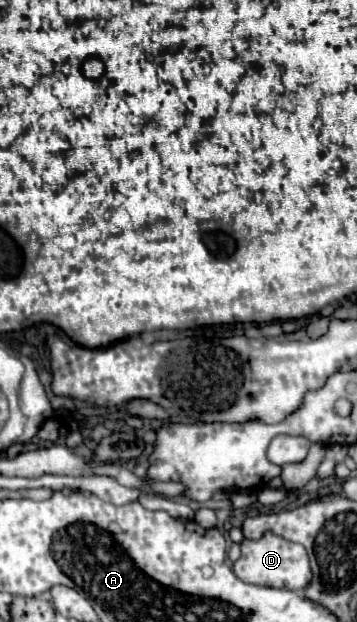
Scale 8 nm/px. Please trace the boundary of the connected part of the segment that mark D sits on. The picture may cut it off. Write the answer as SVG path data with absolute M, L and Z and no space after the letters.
M264 533L260 539L244 539L242 541L242 557L234 563L234 573L244 583L292 589L292 591L304 589L312 577L306 549L302 545L292 543L274 533Z

